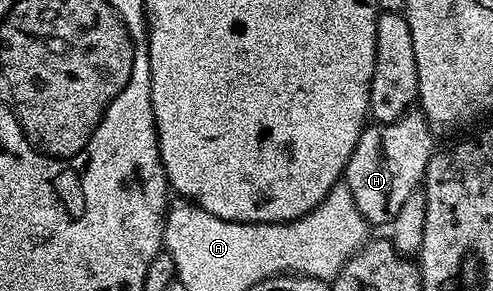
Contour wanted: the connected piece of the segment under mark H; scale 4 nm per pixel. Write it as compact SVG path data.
M409 114L389 124L372 122L361 131L342 180L354 198L354 206L358 206L369 225L391 224L394 214L402 210L402 202L421 187L428 159L434 151L432 136L433 129L420 114Z

